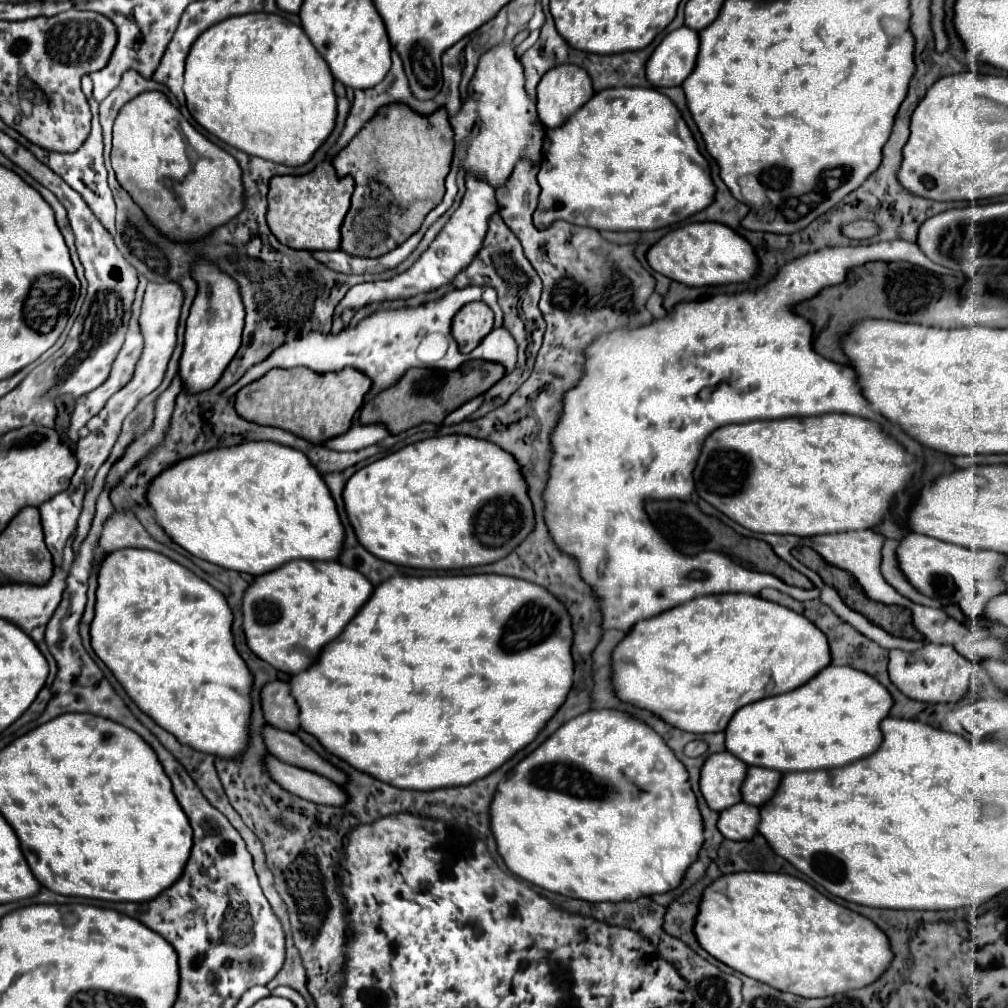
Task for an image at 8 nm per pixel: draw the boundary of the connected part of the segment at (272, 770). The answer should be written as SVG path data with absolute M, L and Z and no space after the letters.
M272 754L264 758L264 766L268 768L270 778L290 794L296 794L316 804L328 804L328 806L340 806L340 802L344 802L342 786L330 782L320 774L280 762Z

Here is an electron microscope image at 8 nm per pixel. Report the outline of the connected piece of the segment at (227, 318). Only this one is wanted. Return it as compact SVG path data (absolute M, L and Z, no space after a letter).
M192 262L192 278L198 284L198 292L192 302L186 324L186 344L180 358L180 376L184 378L184 386L188 386L188 390L208 390L208 386L218 382L220 374L226 370L228 362L240 348L244 328L244 306L238 282L212 262Z

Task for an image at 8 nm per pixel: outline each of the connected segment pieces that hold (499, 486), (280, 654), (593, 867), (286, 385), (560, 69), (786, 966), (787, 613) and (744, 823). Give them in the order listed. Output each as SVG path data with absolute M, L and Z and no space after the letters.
M464 436L428 438L360 468L346 482L342 498L358 542L376 558L410 568L456 570L496 562L532 532L534 522L524 478L508 452Z
M292 560L280 570L272 570L268 574L256 576L244 592L242 598L242 626L246 634L248 648L276 670L286 674L298 674L300 670L312 666L320 650L344 630L344 626L352 620L352 614L360 606L364 606L364 598L372 592L372 584L354 568L348 568L336 560Z
M590 710L562 724L548 740L544 740L534 752L530 752L524 760L520 760L508 772L508 776L498 784L488 814L490 814L490 830L496 840L496 850L512 874L544 890L550 890L550 892L556 892L568 898L588 900L588 902L636 900L638 896L662 894L678 886L684 870L694 862L694 858L698 858L698 850L704 842L702 816L696 806L696 796L690 790L686 768L680 764L674 752L666 746L666 742L650 726L618 710Z
M274 368L262 378L250 382L236 394L236 412L256 424L276 426L288 430L308 442L322 444L328 438L348 432L356 410L362 406L372 380L356 368L344 368L340 372L318 374L308 368Z
M560 64L550 68L538 84L538 114L546 128L560 126L588 98L592 98L592 80L584 68L576 64Z
M734 872L734 874L724 874L720 878L716 878L704 892L702 892L702 900L698 906L698 916L694 922L694 934L698 944L716 960L720 960L722 964L730 966L732 970L750 976L758 982L764 982L776 990L784 990L790 994L798 994L804 998L824 998L824 996L834 996L840 994L844 990L854 990L860 986L868 986L868 982L876 980L882 972L884 966L888 966L888 962L892 962L892 950L888 950L888 940L884 938L884 934L880 932L878 926L874 926L874 922L870 922L868 918L832 902L830 898L822 896L816 888L812 888L808 882L788 876L788 874L776 874L776 872Z
M710 594L638 620L612 652L612 686L618 700L648 710L674 728L708 734L722 732L742 706L790 692L828 664L828 642L804 616L752 594Z
M740 802L736 806L722 810L716 826L728 840L750 840L756 834L758 820L760 820L758 808Z

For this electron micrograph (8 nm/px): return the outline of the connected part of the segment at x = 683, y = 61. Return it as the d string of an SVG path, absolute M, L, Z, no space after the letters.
M686 26L670 32L646 62L646 78L654 88L680 86L694 70L698 34Z

